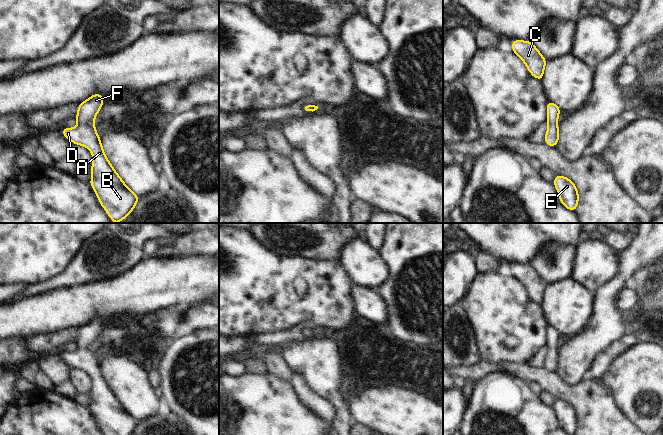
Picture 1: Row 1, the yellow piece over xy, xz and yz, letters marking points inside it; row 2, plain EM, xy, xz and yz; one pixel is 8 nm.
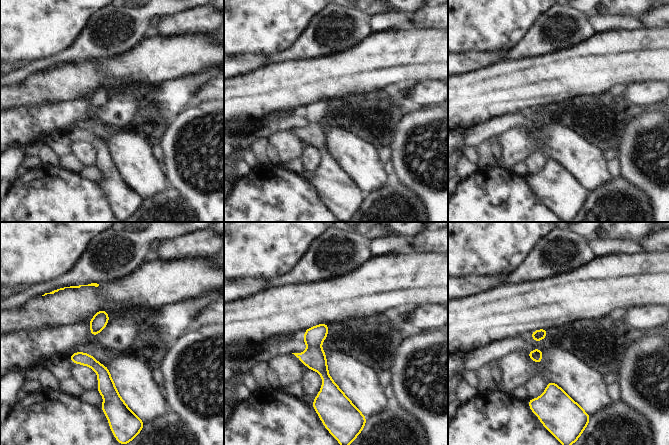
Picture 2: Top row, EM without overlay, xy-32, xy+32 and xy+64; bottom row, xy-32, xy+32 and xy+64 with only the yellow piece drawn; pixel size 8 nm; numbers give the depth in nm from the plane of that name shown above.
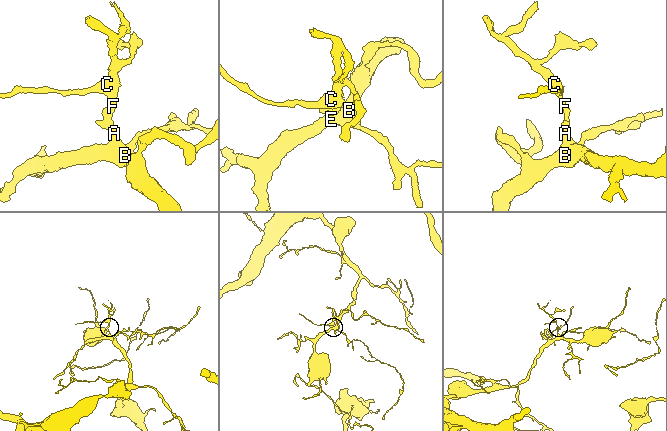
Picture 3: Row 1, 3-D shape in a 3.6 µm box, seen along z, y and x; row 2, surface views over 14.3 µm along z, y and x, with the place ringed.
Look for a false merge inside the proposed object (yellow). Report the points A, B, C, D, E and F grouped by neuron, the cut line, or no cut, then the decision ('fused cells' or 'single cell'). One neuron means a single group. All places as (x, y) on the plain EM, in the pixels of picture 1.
groups A B C D E F; cut none; single cell

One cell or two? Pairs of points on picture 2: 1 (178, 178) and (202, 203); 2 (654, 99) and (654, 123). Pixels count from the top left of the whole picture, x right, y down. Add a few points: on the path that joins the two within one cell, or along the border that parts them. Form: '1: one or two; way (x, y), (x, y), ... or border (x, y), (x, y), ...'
1: one; way (184, 184), (197, 197)
2: two; border (658, 107), (644, 108)

